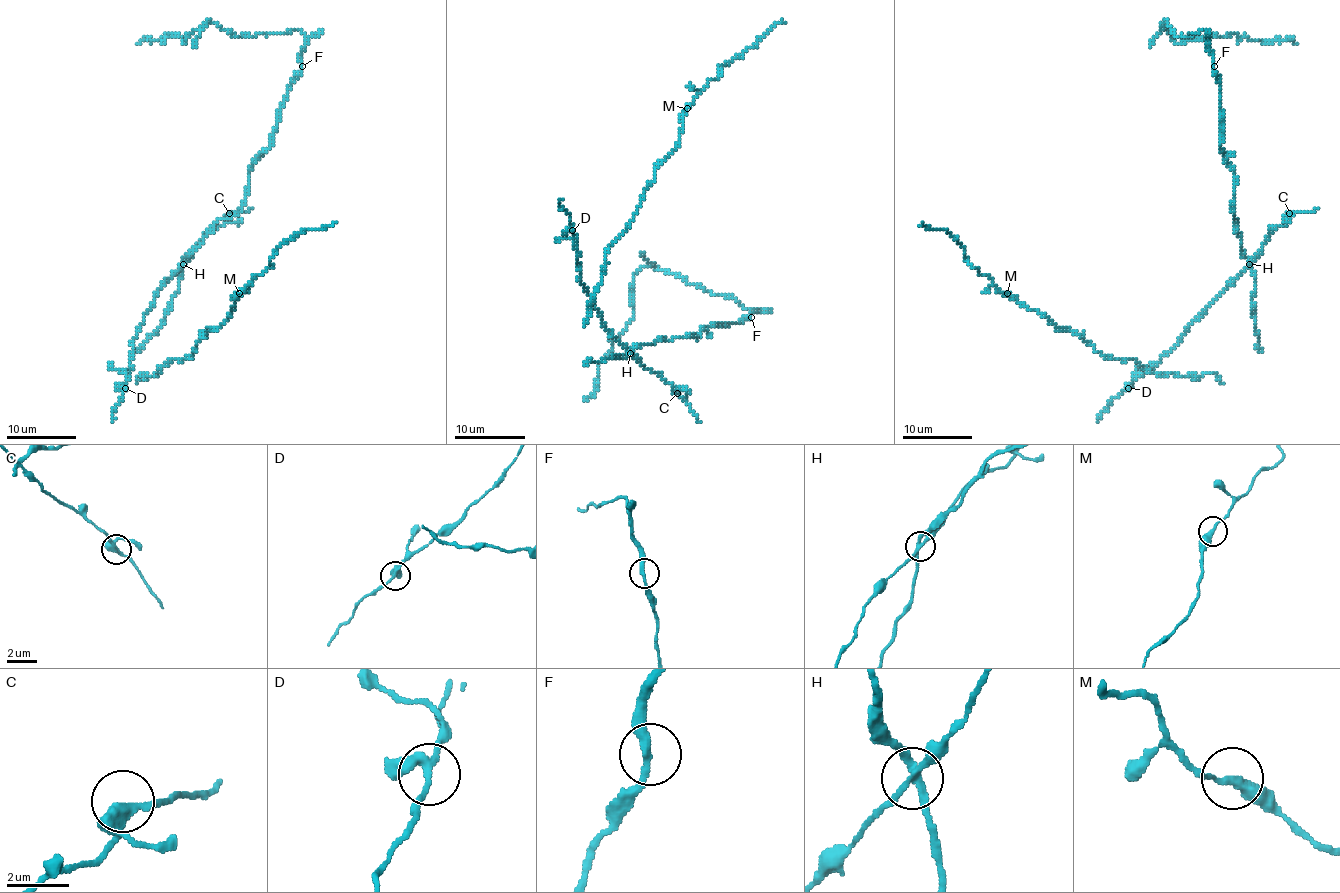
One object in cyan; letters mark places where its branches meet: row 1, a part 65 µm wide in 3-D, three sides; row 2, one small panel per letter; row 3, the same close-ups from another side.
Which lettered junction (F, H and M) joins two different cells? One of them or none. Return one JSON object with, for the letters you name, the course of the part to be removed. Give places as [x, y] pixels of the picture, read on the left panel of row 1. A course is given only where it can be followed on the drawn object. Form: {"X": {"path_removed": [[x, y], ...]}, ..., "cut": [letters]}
{"H": {"path_removed": [[183, 263], [159, 290], [153, 305], [138, 328], [124, 396], [113, 410], [113, 421]]}, "cut": ["H"]}

